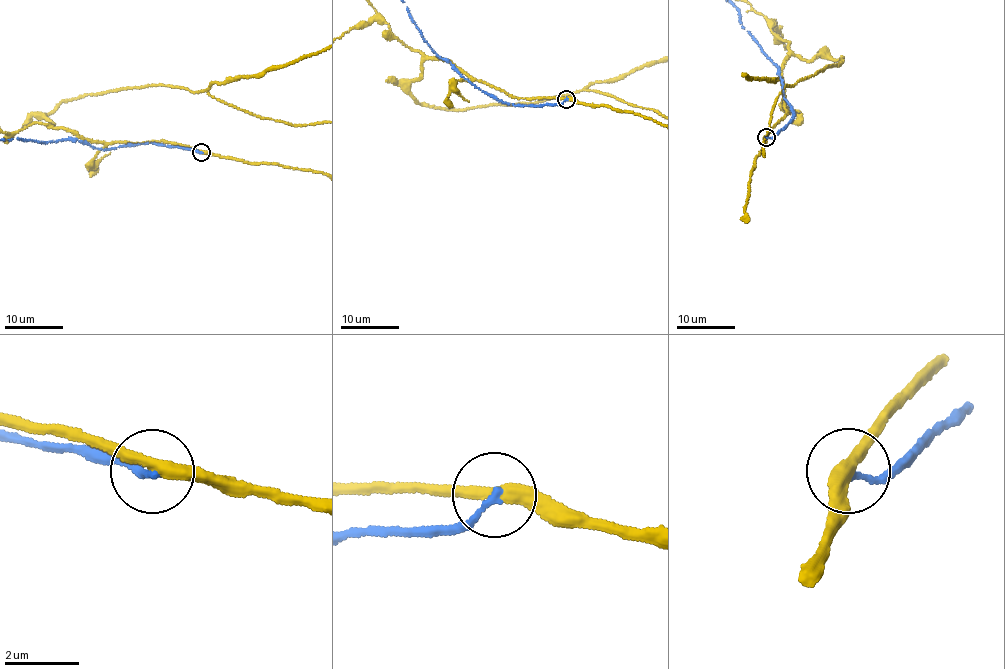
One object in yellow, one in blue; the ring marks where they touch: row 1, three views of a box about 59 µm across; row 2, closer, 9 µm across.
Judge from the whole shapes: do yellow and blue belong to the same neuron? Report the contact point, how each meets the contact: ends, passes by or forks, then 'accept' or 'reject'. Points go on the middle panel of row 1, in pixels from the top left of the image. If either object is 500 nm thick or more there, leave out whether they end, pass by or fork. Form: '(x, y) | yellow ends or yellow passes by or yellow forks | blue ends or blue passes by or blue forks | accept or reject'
(566, 99) | yellow passes by | blue ends | reject

